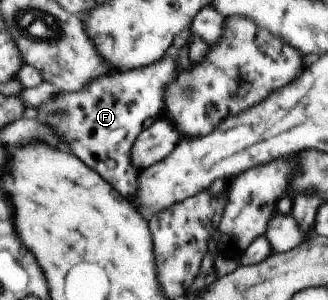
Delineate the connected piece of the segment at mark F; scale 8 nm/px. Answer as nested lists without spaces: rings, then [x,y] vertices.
[[[166,56],[166,58],[161,58],[155,63],[139,69],[112,70],[111,73],[92,79],[77,91],[58,90],[52,100],[41,103],[35,108],[37,121],[52,131],[57,140],[63,143],[72,154],[76,155],[80,162],[96,171],[96,174],[103,177],[108,184],[111,184],[111,187],[120,196],[131,202],[136,192],[138,170],[130,164],[129,148],[143,129],[143,120],[162,116],[165,100],[164,88],[175,77],[176,68],[178,68],[175,62],[176,58]]]

